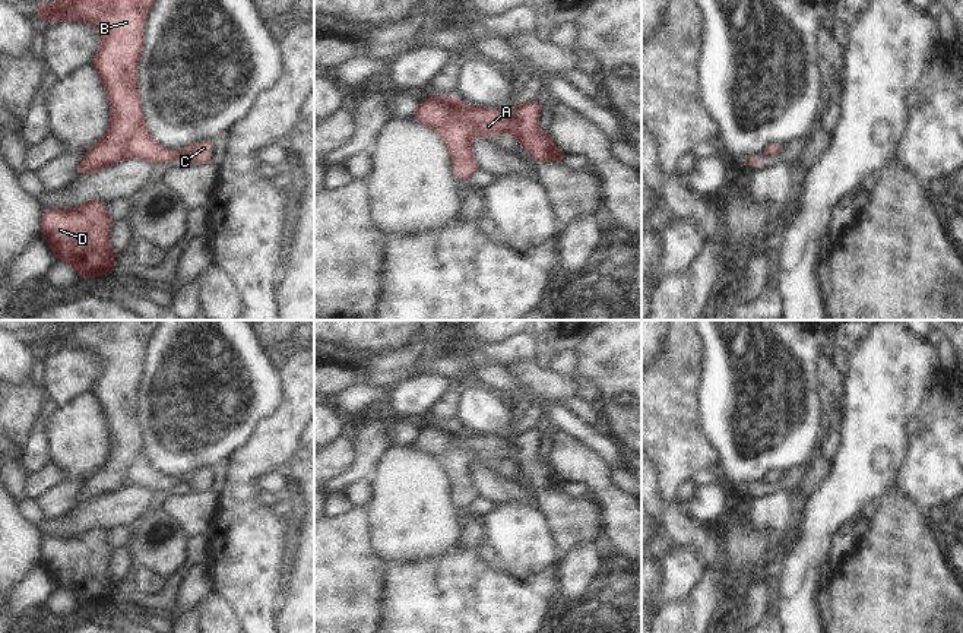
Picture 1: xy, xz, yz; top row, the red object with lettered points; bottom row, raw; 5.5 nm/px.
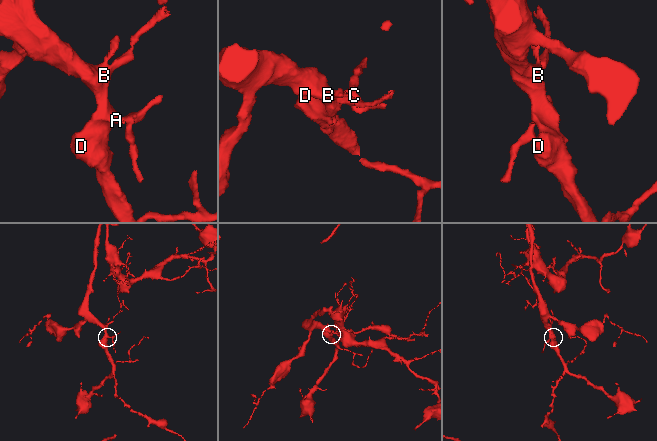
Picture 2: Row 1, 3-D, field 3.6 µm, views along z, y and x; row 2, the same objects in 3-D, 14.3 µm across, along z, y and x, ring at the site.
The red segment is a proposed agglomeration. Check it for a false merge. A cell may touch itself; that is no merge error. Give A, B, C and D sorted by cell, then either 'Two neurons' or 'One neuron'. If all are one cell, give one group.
Groups: A B C D. One neuron

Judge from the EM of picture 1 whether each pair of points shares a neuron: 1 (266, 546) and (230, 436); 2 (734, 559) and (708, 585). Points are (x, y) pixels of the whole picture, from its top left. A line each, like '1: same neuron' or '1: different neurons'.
1: different neurons
2: same neuron

